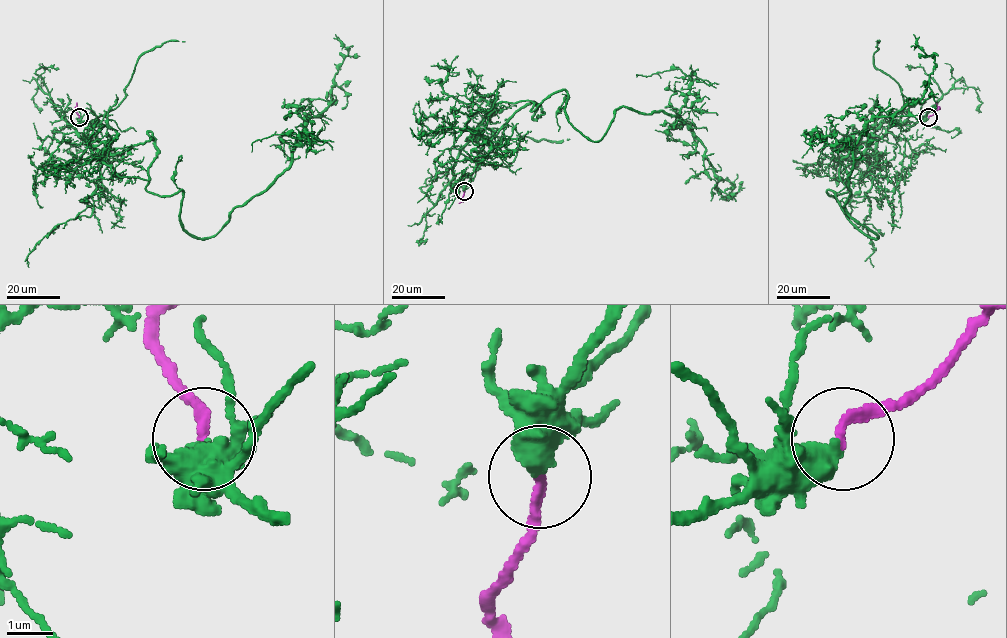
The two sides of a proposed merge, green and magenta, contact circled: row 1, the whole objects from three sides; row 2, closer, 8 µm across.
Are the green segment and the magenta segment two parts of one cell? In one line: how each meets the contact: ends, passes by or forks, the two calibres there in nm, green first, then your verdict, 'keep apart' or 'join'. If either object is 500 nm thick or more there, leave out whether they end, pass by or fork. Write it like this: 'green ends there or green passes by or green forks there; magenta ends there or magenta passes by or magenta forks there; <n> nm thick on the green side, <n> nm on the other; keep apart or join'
green ends there; magenta ends there; 480 nm thick on the green side, 200 nm on the other; join

